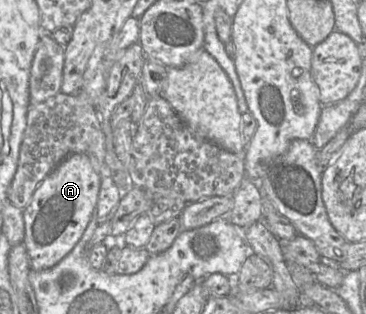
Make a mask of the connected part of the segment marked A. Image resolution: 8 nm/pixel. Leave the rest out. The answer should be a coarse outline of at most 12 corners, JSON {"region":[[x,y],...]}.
{"region":[[64,159],[23,209],[32,270],[55,266],[81,239],[101,175]]}

